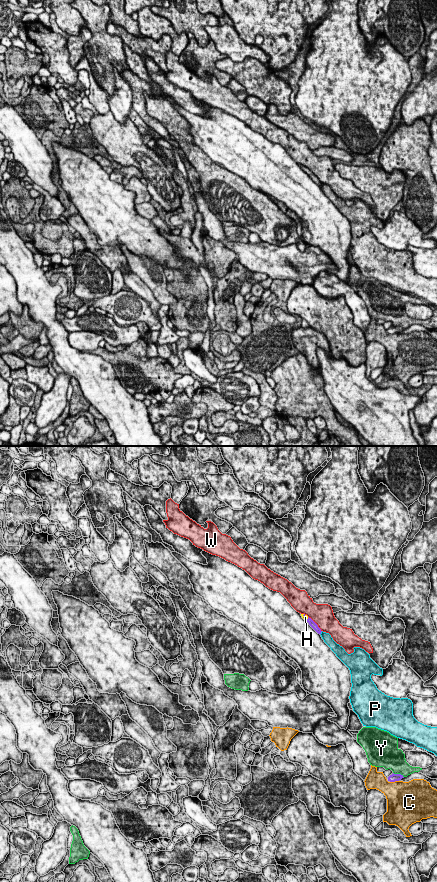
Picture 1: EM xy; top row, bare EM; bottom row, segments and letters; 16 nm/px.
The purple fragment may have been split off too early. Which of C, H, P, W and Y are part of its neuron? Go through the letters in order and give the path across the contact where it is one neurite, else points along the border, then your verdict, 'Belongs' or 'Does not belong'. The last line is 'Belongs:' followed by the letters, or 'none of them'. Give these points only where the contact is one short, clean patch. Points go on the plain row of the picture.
C: Does not belong
H: Path across: xy (304, 166), (304, 167), (305, 169). Belongs
P: Does not belong
W: Does not belong
Y: Does not belong
Belongs: H

